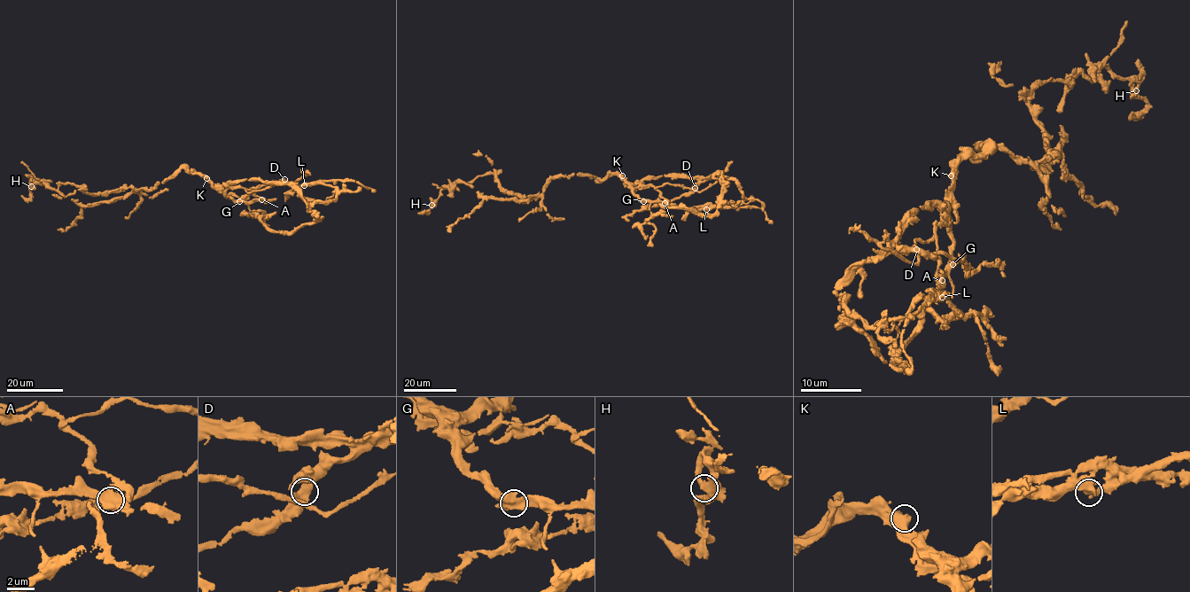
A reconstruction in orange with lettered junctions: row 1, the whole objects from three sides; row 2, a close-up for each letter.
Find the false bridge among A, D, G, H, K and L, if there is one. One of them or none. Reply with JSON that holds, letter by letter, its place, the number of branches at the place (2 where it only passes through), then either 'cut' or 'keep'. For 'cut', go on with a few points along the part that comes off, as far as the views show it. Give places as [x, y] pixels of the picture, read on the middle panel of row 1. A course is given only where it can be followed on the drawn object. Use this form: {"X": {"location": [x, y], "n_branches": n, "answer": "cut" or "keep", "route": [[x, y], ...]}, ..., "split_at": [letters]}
{"A": {"location": [664, 203], "n_branches": 3, "answer": "keep"}, "D": {"location": [695, 188], "n_branches": 3, "answer": "keep"}, "G": {"location": [643, 201], "n_branches": 3, "answer": "keep"}, "H": {"location": [431, 205], "n_branches": 3, "answer": "keep"}, "K": {"location": [622, 175], "n_branches": 3, "answer": "keep"}, "L": {"location": [706, 209], "n_branches": 3, "answer": "keep"}, "split_at": []}

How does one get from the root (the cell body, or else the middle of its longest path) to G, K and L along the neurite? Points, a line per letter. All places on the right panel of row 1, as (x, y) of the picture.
G: (950, 202), (947, 230), (952, 243), (949, 253), (953, 261), (952, 264)
K: (950, 202), (953, 183), (951, 175)
L: (950, 202), (920, 253), (868, 259), (836, 289), (877, 327), (942, 297)

